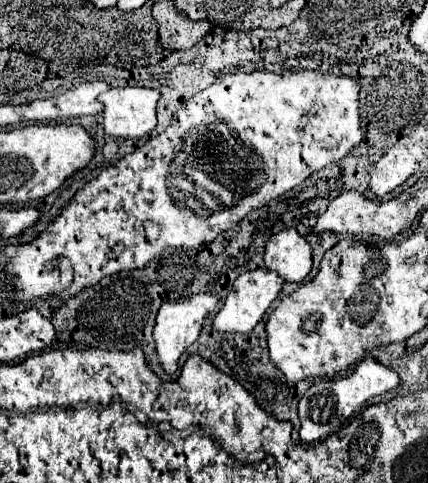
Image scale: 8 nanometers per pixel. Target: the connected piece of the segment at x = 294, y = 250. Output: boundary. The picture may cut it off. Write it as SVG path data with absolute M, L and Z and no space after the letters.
M283 229L267 241L263 261L285 281L301 283L311 271L311 247L295 229Z

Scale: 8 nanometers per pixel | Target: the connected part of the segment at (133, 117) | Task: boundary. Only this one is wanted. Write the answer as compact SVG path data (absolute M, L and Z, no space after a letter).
M113 87L99 97L103 107L103 129L109 137L139 139L149 135L155 125L157 89L145 87Z

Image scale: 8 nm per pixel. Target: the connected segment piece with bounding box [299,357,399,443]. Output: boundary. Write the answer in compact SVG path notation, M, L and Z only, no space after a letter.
M367 357L363 359L355 371L347 377L339 377L339 379L319 379L299 401L299 419L301 419L301 441L303 443L313 443L319 441L335 431L341 429L343 421L357 411L359 407L371 403L375 397L385 395L393 389L399 387L399 375L393 369L383 367L379 361Z

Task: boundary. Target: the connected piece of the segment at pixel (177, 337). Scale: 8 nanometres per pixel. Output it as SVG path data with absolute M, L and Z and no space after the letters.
M201 293L201 295L193 295L189 297L189 301L175 301L175 303L163 303L157 319L155 319L155 329L153 329L153 337L155 337L155 347L157 347L157 357L161 367L165 369L167 375L173 375L179 369L179 357L185 353L185 349L197 341L203 319L207 313L211 313L217 307L219 297L209 295L209 293Z

